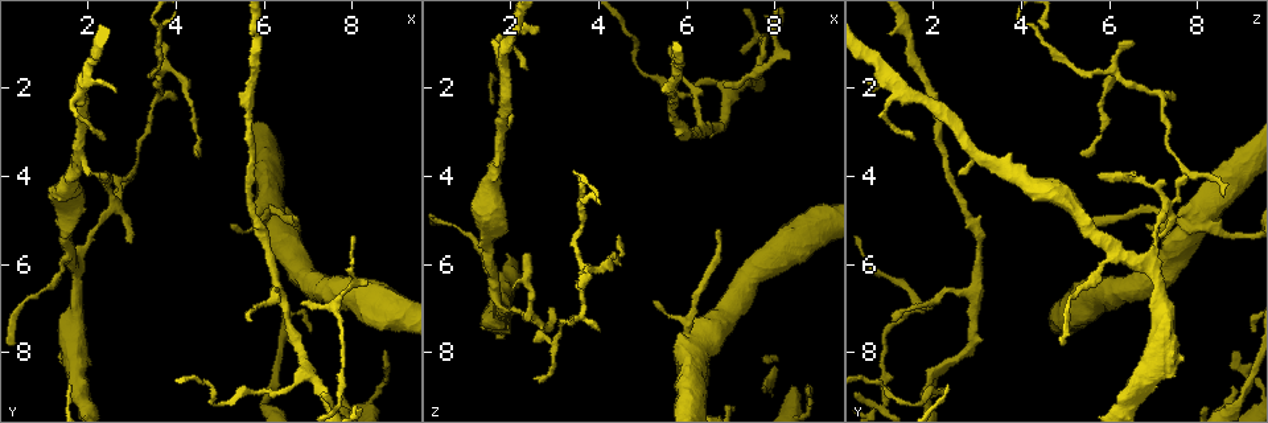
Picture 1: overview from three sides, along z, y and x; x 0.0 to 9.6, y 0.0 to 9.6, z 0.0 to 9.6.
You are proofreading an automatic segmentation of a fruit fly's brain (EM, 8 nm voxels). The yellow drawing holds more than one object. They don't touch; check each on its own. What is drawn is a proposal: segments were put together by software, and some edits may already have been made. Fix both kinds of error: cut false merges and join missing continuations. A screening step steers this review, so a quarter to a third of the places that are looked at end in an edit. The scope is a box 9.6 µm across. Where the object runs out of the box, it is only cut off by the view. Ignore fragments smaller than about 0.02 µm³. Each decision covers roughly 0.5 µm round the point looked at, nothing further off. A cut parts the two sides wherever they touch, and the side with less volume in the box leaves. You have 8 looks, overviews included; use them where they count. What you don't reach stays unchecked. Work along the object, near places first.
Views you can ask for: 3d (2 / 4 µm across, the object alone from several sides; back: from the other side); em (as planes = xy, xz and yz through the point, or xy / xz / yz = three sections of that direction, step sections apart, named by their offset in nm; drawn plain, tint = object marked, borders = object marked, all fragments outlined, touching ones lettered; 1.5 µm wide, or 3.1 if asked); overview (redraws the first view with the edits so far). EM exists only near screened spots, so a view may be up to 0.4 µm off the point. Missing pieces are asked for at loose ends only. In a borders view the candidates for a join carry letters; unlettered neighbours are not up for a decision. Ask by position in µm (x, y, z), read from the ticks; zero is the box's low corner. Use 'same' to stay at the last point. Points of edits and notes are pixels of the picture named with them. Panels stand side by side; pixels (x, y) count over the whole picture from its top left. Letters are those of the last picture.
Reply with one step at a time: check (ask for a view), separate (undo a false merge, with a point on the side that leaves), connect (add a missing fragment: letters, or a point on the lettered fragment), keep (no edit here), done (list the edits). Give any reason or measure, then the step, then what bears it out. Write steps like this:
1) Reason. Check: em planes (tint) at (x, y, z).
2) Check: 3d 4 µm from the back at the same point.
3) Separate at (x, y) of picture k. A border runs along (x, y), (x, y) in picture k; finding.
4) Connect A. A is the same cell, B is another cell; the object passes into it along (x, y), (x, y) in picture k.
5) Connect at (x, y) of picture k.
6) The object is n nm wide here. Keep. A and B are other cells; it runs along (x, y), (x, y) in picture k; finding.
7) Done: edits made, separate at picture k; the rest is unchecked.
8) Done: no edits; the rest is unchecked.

Check: 3d 2 µm at (4.00, 2.25, 7.50).

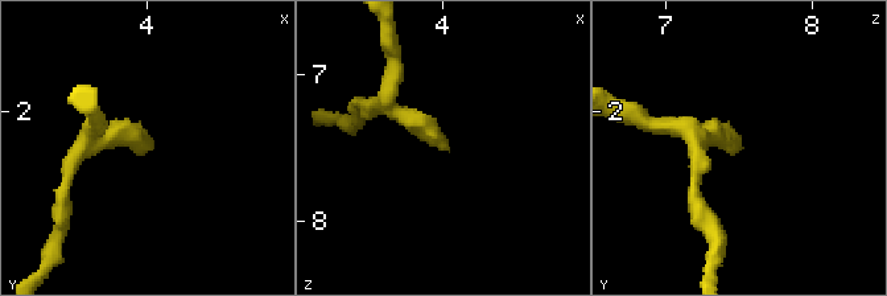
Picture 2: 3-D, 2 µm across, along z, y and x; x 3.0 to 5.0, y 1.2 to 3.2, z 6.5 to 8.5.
Check: em planes (borders) at (4.04, 2.24, 7.50).

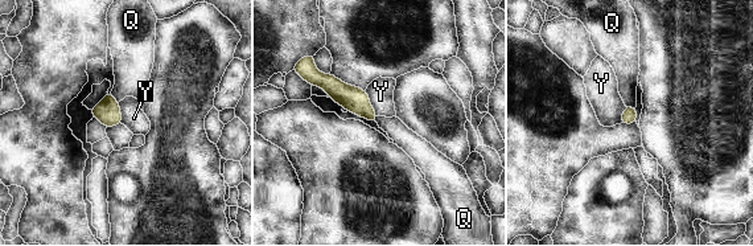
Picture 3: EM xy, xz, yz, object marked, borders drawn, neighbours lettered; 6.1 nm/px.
Keep. Q and Y are other cells; none of them fits.

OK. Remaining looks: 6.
Thin end. Check: em planes (plain) at (4.45, 3.50, 5.30).

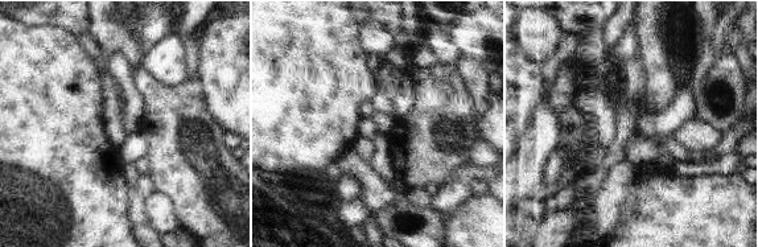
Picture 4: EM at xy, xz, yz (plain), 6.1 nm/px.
Where the object lies. Check: em planes (tint) at the same point.

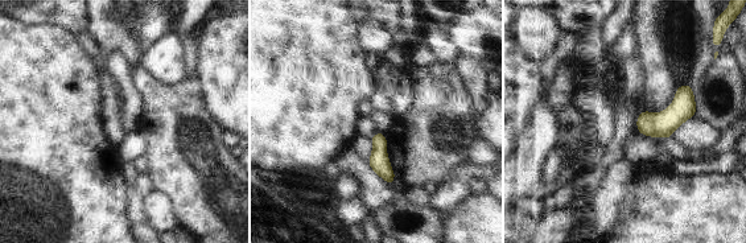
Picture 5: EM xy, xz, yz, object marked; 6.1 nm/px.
Check: em planes (borders) at the same point.

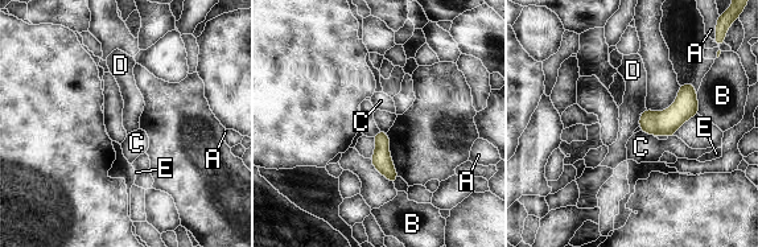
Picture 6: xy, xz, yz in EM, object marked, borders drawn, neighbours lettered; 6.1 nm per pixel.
The object is 100 nm wide here. Keep. A, B, C, D and E are other cells; a border runs along (646, 108), (639, 116), (638, 126) in picture 6; no lettered fragment goes on from it.

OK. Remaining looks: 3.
Thin end. Check: 3d 2 µm at (6.80, 4.95, 5.25).

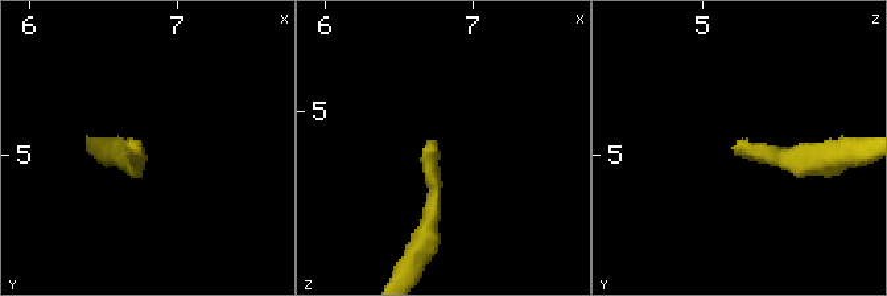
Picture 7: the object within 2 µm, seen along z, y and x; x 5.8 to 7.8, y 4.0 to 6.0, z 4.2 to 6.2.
Check: em planes (borders) at (6.74, 4.96, 5.22).

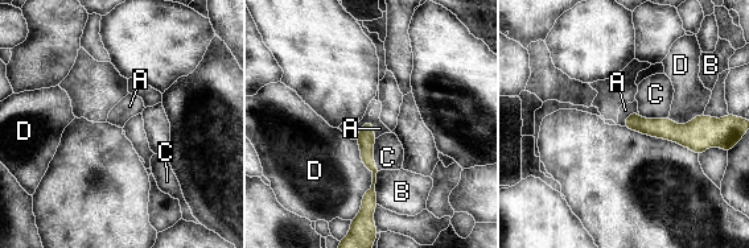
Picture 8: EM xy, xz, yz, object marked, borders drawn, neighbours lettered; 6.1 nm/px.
Connect A. A is the same cell, B, C and D are other cells; the cell continues.

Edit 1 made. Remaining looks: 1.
Done: edits made, connect at picture 8; the rest is unchecked.

